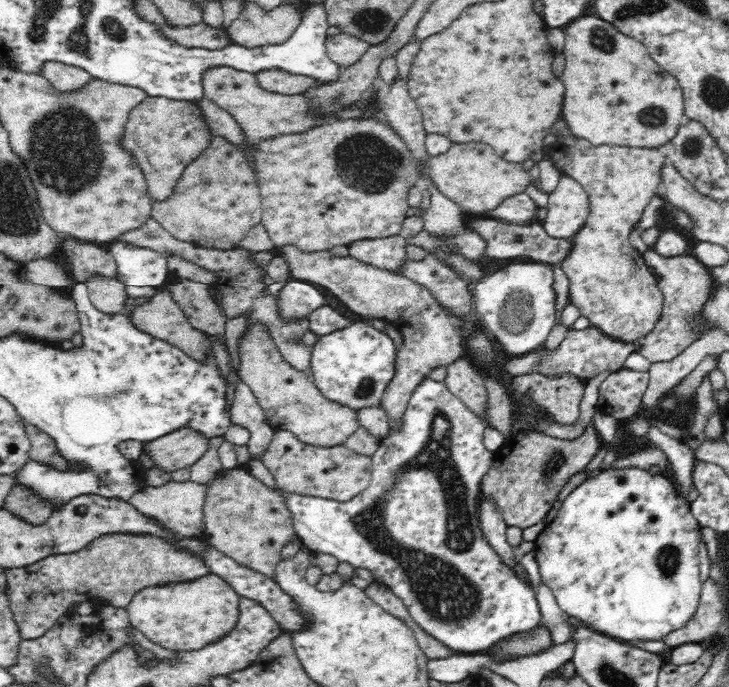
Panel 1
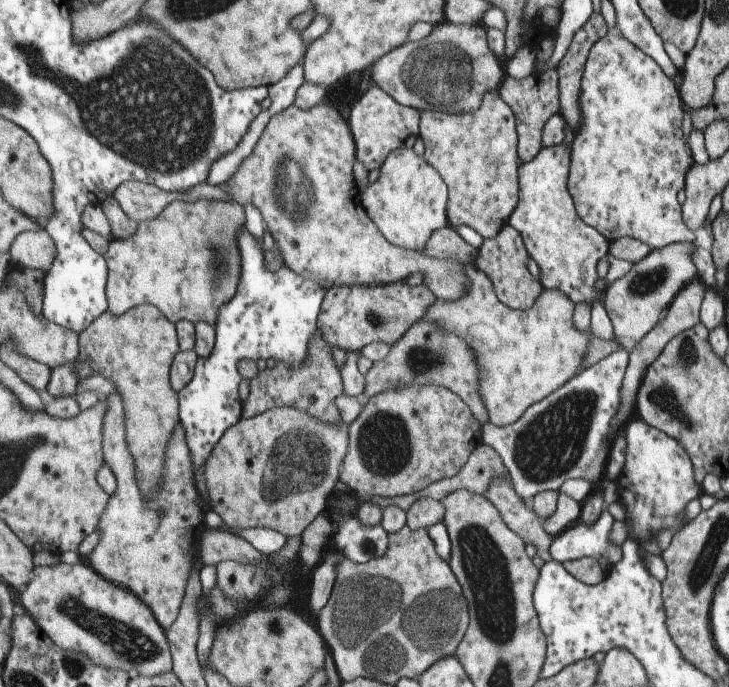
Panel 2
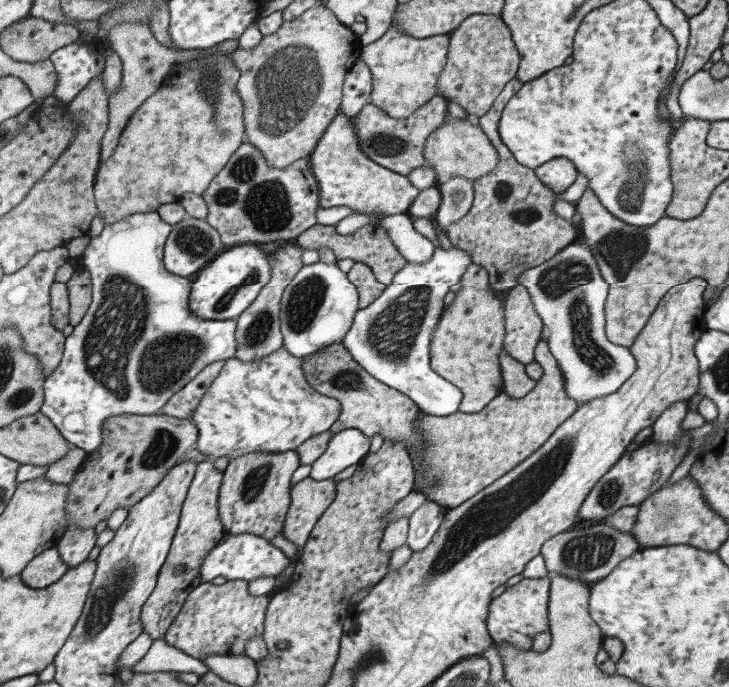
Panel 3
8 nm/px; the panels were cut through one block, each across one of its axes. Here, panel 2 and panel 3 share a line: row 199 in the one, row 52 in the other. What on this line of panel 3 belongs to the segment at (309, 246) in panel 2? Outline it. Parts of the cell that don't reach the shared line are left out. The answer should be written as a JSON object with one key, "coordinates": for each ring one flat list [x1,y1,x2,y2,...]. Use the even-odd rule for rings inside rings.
{"coordinates":[[317,4,305,10,299,18,281,22,277,32,263,34,257,46,237,48,235,52,227,54,225,62,233,64,239,70,237,92,243,100,243,122,247,126,245,138,249,144,253,144,257,150,263,152,269,166,285,168,295,160,307,158,313,152,325,128,341,110,345,74,355,64,361,50,363,48,355,32,341,26,329,8,325,8,323,4]]}

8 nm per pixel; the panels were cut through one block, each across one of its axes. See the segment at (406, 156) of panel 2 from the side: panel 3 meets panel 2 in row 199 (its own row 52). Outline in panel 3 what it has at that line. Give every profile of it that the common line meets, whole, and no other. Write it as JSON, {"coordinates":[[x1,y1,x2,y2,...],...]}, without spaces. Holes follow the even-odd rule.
{"coordinates":[[389,28,379,40,367,44,359,58,371,70,371,96,369,102,379,106,393,118,407,118,417,108,427,104,437,94,439,72,447,64,449,36,429,36,429,38,411,38,399,28]]}

